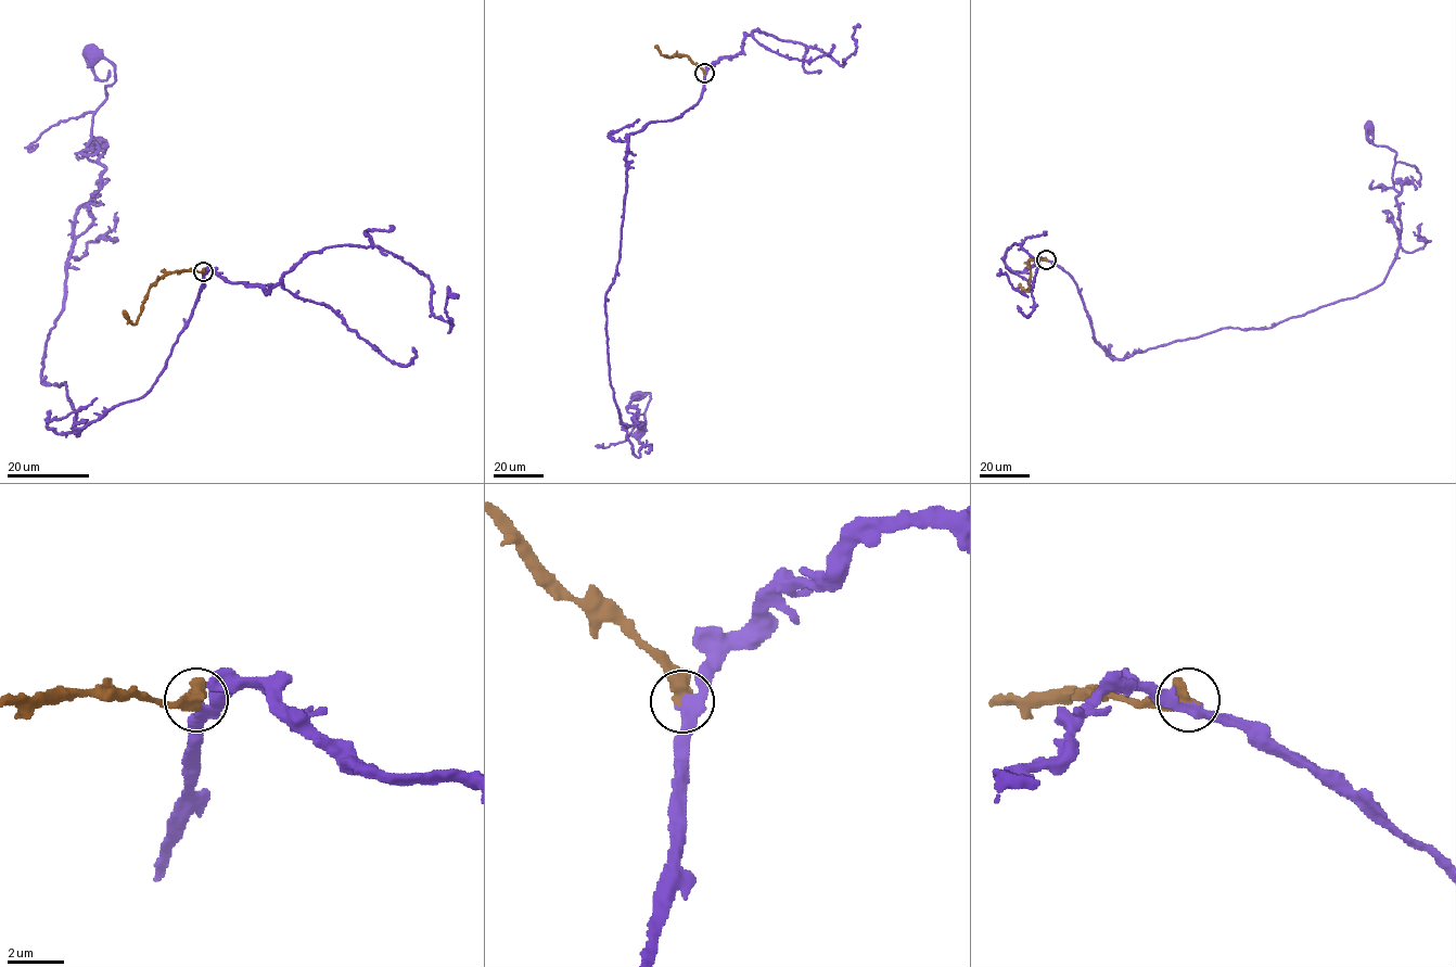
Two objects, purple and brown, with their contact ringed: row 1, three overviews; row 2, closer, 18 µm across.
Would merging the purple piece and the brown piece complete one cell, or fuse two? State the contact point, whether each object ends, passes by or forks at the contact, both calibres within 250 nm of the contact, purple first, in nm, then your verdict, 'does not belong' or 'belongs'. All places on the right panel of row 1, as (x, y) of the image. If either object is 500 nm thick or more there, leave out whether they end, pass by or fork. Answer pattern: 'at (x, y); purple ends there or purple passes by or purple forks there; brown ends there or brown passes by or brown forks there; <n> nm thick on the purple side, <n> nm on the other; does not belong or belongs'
at (1046, 259); 340 nm thick on the purple side, 650 nm on the other; belongs

